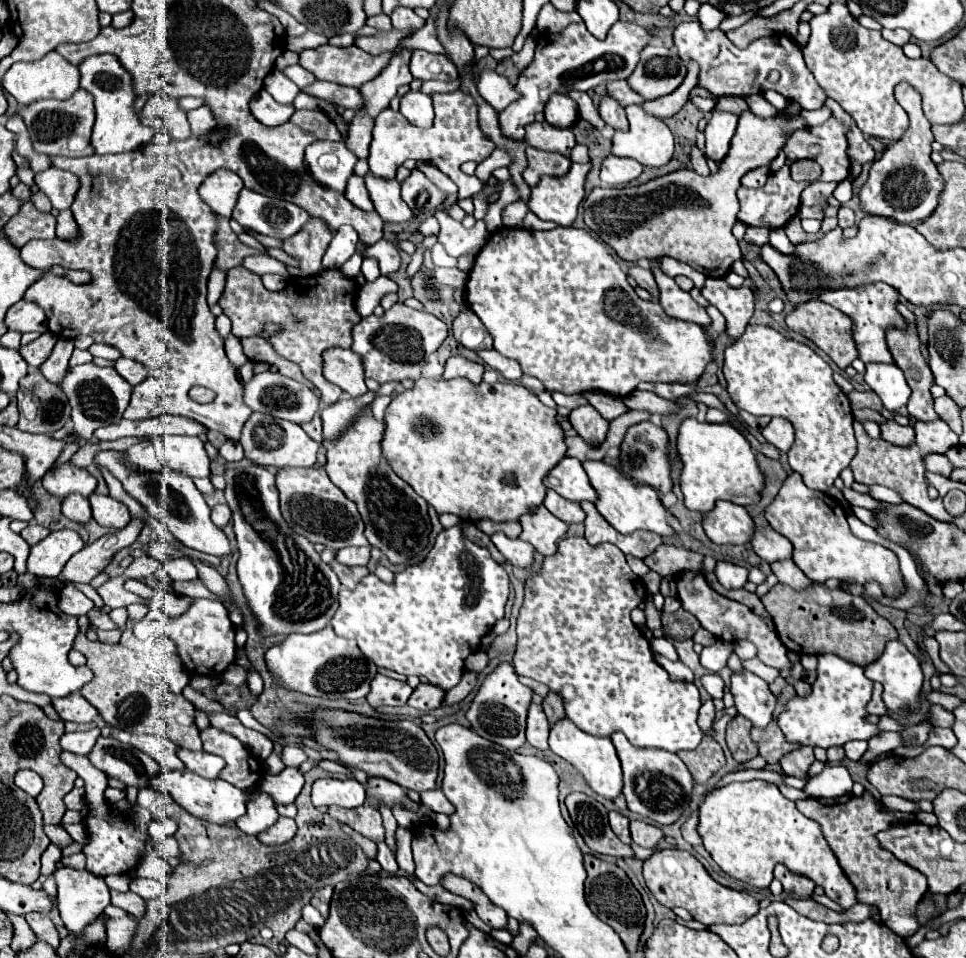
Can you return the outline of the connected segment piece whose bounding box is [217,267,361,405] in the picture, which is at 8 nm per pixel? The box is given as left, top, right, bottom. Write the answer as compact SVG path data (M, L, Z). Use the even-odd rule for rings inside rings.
M233 267L227 271L227 281L217 305L233 323L233 335L243 339L251 335L263 335L267 323L279 325L275 335L265 337L277 355L297 363L303 375L321 391L321 401L333 405L343 395L343 389L323 377L323 353L333 347L351 347L351 329L361 321L355 309L357 281L347 277L341 269L323 269L315 277L287 279L281 291L269 291L261 283L261 277L247 271L245 267ZM295 319L307 321L309 325L295 325Z

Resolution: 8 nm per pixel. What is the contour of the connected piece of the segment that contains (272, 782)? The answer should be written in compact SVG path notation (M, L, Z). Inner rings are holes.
M285 767L279 775L265 775L257 787L271 795L275 805L289 805L303 787L303 775L295 767Z

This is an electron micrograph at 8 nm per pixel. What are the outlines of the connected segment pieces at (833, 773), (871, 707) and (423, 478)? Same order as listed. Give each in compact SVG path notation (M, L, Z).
M827 765L819 775L813 775L807 779L807 785L803 791L809 797L841 797L845 793L851 793L849 777L843 765Z
M873 683L873 697L869 699L869 703L867 703L867 711L871 713L871 715L885 715L887 713L887 709L885 709L885 705L881 703L881 685L879 683Z
M417 379L413 389L393 397L385 409L381 451L391 469L439 515L453 513L471 523L481 519L495 523L519 521L543 503L547 493L543 479L565 457L563 429L553 419L555 415L555 409L545 407L535 393L517 383L473 385L467 379Z

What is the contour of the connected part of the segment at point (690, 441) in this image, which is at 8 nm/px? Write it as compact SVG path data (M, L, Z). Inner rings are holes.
M689 417L679 427L677 451L679 451L679 457L683 461L681 491L685 495L685 505L689 509L699 511L699 513L709 513L719 499L727 499L727 501L733 501L737 505L753 505L761 499L759 493L765 489L765 473L759 467L759 461L757 461L757 455L755 455L753 447L733 425L729 425L729 423L721 423L721 425L717 425L717 423L699 423L697 419ZM749 487L755 491L753 495L745 493Z

